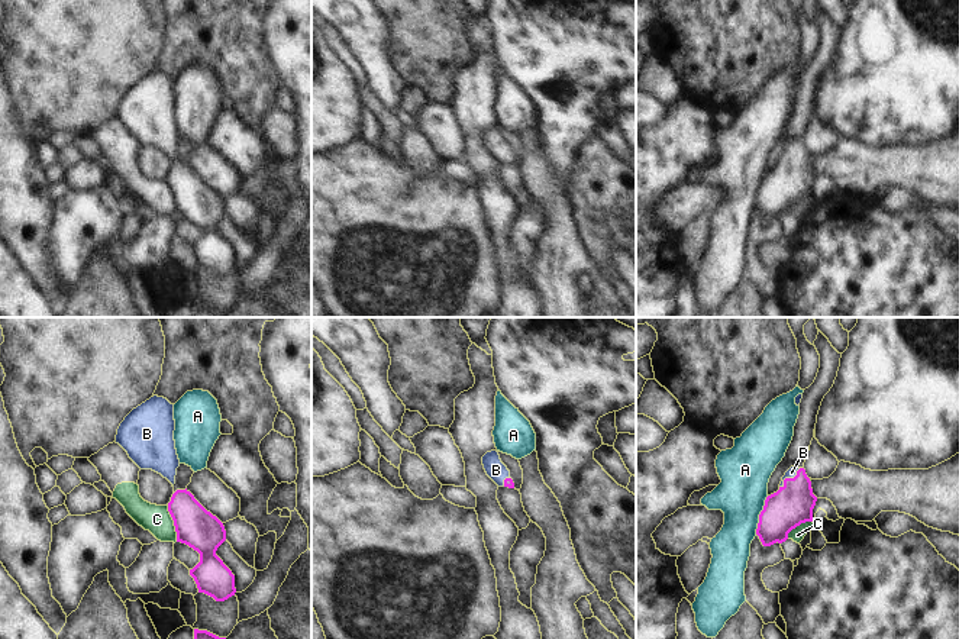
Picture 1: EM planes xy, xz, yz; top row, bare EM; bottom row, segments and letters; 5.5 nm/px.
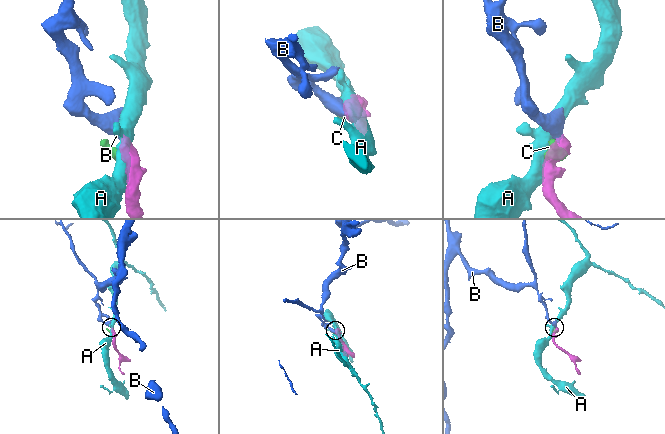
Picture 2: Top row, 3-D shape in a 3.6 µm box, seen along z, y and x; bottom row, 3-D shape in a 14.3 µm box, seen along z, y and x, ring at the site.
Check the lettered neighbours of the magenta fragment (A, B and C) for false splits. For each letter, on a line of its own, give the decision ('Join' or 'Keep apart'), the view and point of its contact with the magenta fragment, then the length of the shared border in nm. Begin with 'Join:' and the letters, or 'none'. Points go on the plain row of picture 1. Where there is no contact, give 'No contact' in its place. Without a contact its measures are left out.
Join: B
A: Keep apart. Touches magenta at yz (759, 190). Shared border 220 nm
B: Join. Touches magenta at yz (788, 154). Shared border 160 nm
C: Keep apart. Touches magenta at xy (174, 199). Shared border 200 nm.

